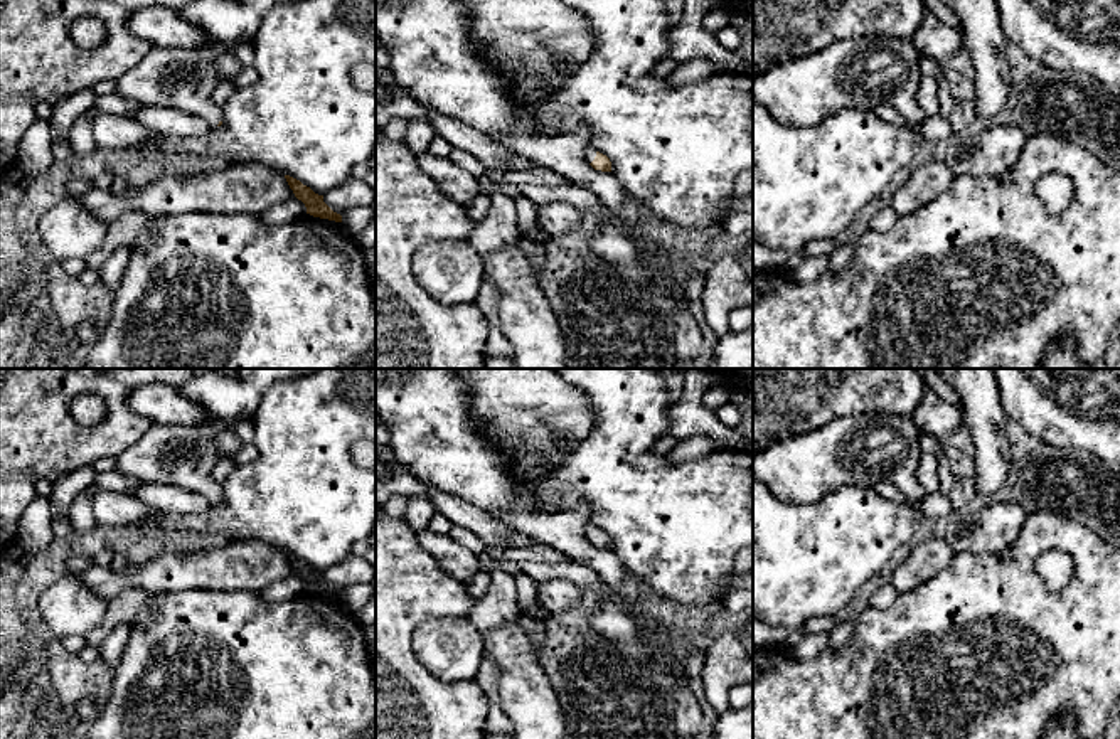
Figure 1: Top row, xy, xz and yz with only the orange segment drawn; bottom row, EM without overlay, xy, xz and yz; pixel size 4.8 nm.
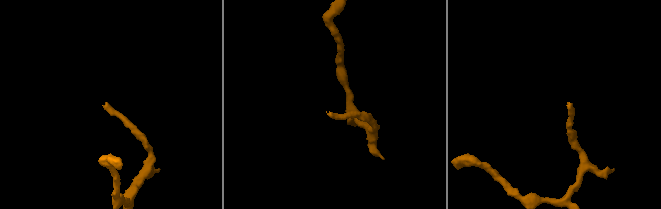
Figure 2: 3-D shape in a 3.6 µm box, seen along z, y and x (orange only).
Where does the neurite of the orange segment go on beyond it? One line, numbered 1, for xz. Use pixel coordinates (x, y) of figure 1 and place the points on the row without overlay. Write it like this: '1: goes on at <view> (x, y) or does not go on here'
1: goes on at xz (590, 529)

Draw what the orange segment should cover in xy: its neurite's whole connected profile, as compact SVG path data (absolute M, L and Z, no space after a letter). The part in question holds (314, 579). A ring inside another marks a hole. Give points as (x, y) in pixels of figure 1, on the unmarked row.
M285 552L290 566L293 567L295 574L301 577L307 584L307 591L320 596L328 596L335 599L342 599L342 593L333 589L325 579L323 572L315 571L310 564L303 562L300 557Z

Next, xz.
M586 524L584 527L586 539L595 545L601 549L611 549L611 539L606 532L596 529L593 524Z

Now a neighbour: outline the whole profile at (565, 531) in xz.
M581 503L573 510L546 513L524 513L509 510L493 510L490 515L512 529L525 534L571 561L595 569L605 587L615 594L628 589L627 571L611 549L595 547L584 535L591 508Z

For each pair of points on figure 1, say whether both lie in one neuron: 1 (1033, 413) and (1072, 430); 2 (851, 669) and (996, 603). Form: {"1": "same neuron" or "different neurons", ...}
{"1": "same neuron", "2": "same neuron"}

